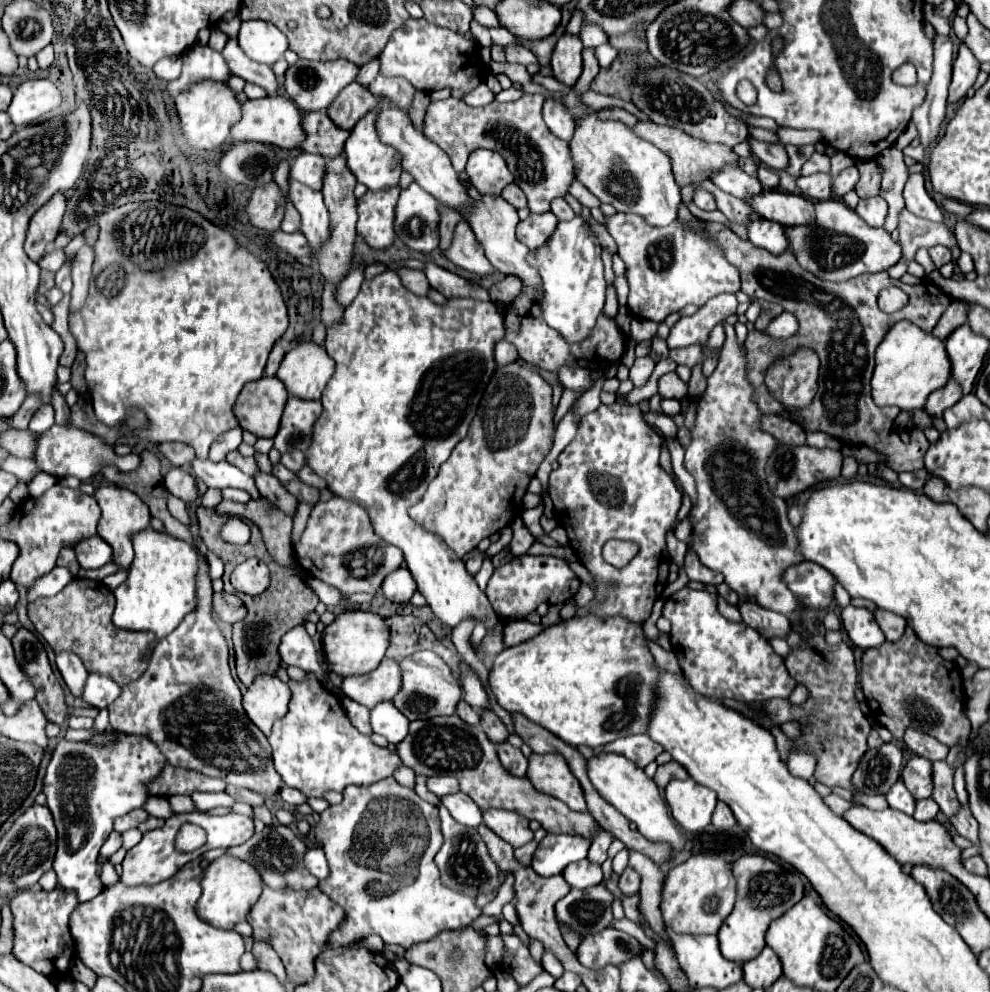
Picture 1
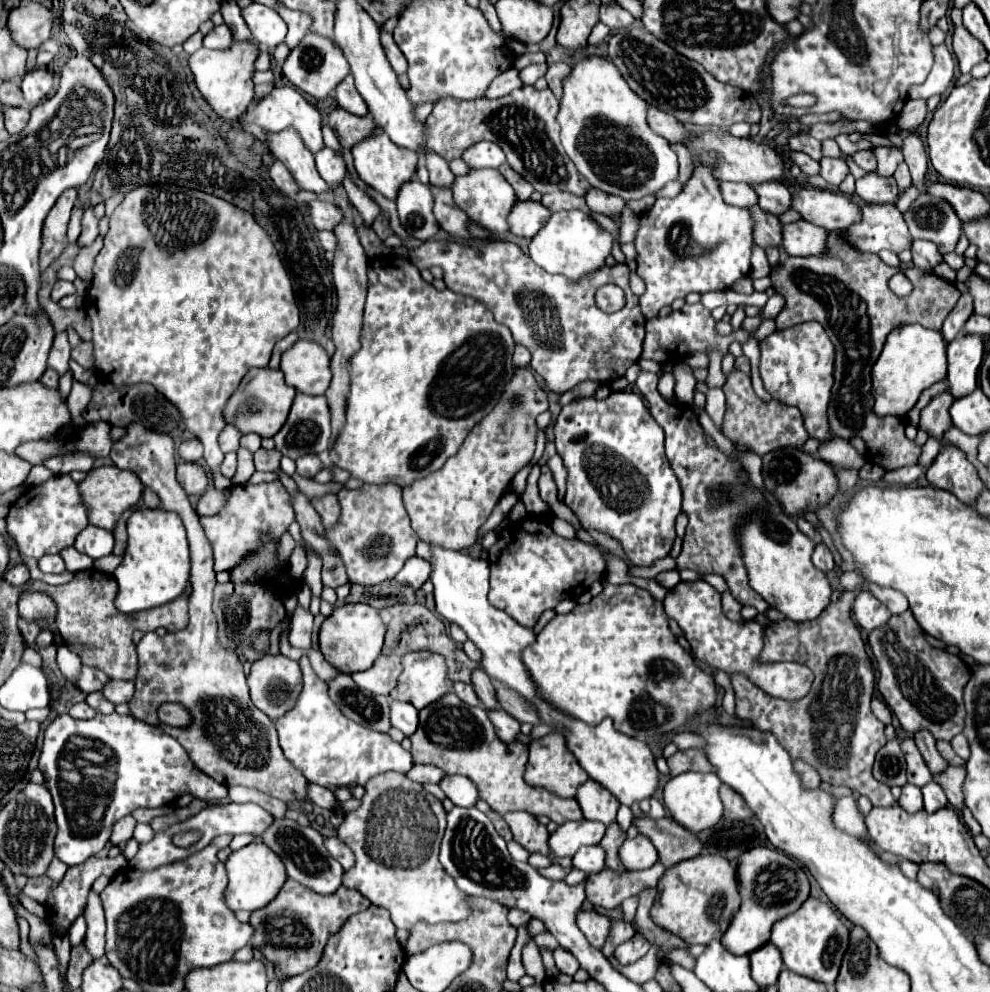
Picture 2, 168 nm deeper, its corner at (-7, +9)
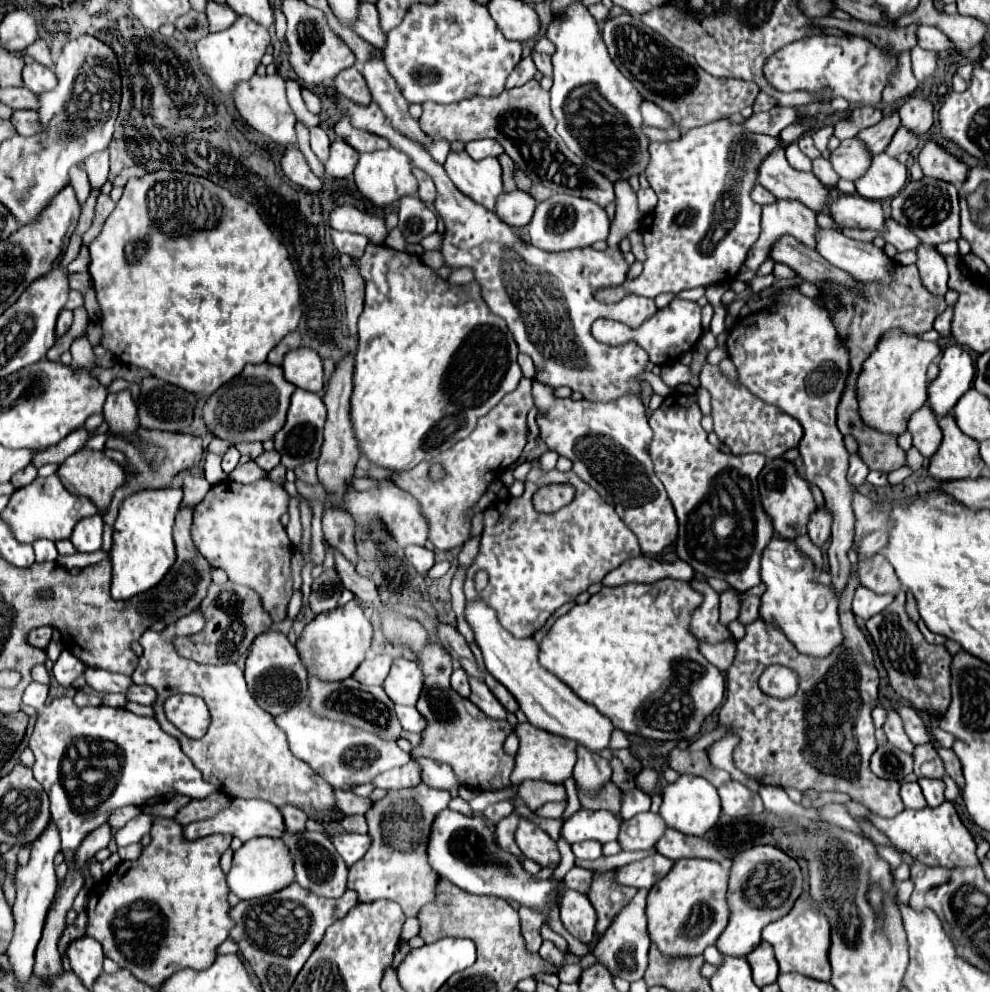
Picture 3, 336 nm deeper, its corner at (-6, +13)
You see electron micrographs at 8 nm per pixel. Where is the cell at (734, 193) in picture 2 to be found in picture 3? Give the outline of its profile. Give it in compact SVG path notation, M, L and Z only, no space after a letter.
M754 185L754 189L752 189L752 199L754 199L758 205L768 205L768 203L774 203L774 201L776 201L776 197L774 197L768 189L764 189L764 187L760 187L760 185Z

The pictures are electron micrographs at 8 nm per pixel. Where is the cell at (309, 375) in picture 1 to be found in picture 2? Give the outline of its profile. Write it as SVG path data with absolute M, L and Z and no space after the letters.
M297 341L281 355L285 381L307 395L323 395L331 383L331 357L313 341Z

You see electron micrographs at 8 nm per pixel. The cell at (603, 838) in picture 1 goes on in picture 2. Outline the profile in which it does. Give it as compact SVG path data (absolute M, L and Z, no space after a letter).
M591 779L587 783L583 783L577 791L575 797L581 805L583 817L589 821L599 821L605 827L615 823L615 815L619 809L617 799L613 799L613 795L609 795L609 791L605 791L599 783L593 783Z

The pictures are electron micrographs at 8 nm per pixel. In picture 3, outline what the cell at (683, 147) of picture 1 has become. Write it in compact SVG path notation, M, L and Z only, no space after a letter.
M782 147L764 159L758 169L758 183L766 187L774 197L800 201L816 213L824 211L830 199L828 187L824 187L814 173L802 173L790 167Z

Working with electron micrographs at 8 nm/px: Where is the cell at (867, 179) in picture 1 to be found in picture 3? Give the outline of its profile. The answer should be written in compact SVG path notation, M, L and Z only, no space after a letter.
M900 127L900 129L896 131L896 135L892 137L886 153L892 155L892 157L896 157L896 155L902 153L902 151L910 153L910 151L914 151L914 149L918 147L918 143L920 143L920 137L918 137L918 135L914 135L914 133L908 131L906 127Z

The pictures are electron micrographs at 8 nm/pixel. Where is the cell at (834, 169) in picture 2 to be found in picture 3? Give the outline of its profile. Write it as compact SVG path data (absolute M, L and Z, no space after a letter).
M858 137L844 139L840 147L830 155L832 167L838 171L842 179L848 179L848 181L856 181L858 177L862 177L868 171L870 161L872 161L872 155Z

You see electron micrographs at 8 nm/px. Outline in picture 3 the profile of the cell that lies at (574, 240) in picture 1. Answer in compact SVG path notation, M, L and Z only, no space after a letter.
M556 193L550 199L540 201L536 205L532 221L528 223L532 245L546 251L568 251L578 247L590 247L594 241L606 239L608 229L610 229L610 219L600 205L592 203L590 199L572 197L566 193Z

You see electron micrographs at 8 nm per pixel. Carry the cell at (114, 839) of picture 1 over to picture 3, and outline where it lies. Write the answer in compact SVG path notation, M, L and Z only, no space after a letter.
M134 805L120 807L120 809L112 811L112 815L110 815L108 823L112 825L112 829L120 829L120 827L124 827L130 819L134 819L138 813L140 813L140 807L134 807Z

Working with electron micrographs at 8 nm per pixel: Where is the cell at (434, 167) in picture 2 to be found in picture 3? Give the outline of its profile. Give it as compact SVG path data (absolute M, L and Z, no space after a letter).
M378 57L366 61L362 65L362 75L372 93L372 101L378 103L378 107L384 111L384 115L390 119L390 123L406 137L416 139L418 143L424 143L424 147L430 147L428 135L420 129L418 121L410 117L408 103L400 95L396 81L388 75L384 63Z

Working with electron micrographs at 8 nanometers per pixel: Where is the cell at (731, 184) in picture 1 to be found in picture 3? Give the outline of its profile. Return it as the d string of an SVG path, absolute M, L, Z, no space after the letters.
M776 201L774 205L768 205L768 207L762 207L762 231L760 231L760 239L754 243L752 251L748 253L748 259L746 263L741 267L738 280L744 282L750 282L756 275L758 267L768 259L768 253L772 249L772 245L782 237L782 235L792 235L796 241L800 241L802 245L810 247L810 249L816 249L816 229L818 229L818 223L816 223L816 215L812 209L804 207L800 201Z

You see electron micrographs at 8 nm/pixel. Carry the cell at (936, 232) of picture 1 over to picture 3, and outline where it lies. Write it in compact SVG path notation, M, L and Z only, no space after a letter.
M920 245L916 251L918 251L916 267L920 271L920 281L932 295L944 295L948 291L949 273L943 257L926 245Z

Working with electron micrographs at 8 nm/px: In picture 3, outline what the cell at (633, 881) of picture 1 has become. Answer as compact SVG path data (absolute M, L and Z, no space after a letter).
M638 813L628 821L622 821L618 841L624 847L624 851L636 851L636 849L650 849L656 845L656 841L664 835L666 823L656 813Z

